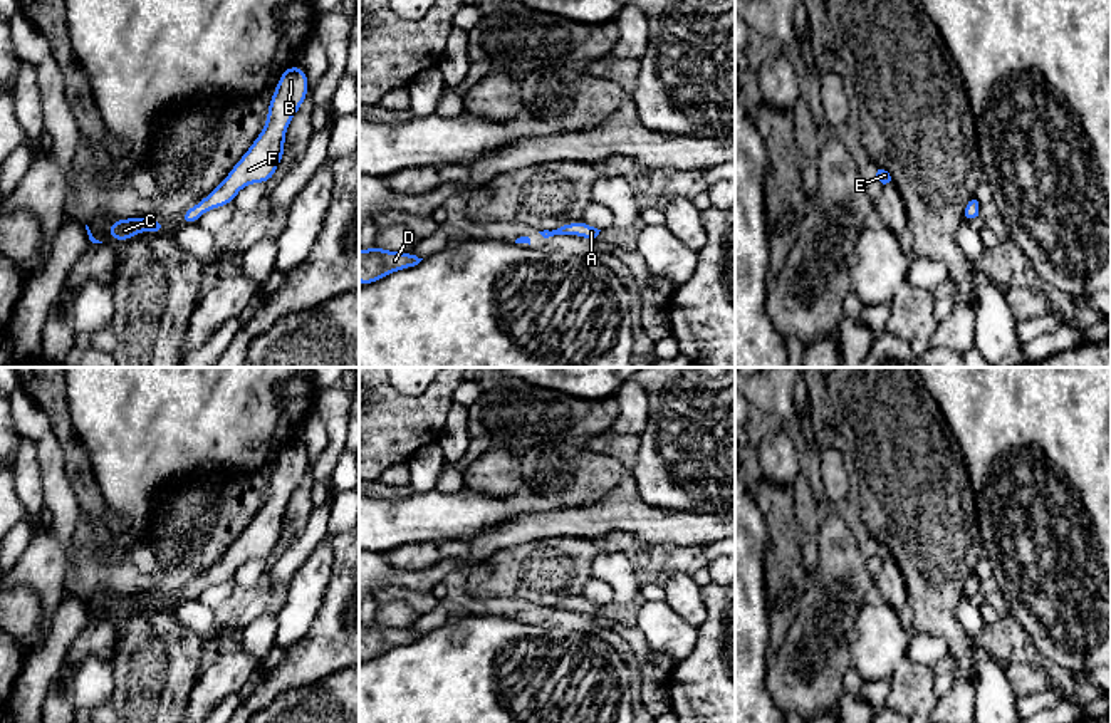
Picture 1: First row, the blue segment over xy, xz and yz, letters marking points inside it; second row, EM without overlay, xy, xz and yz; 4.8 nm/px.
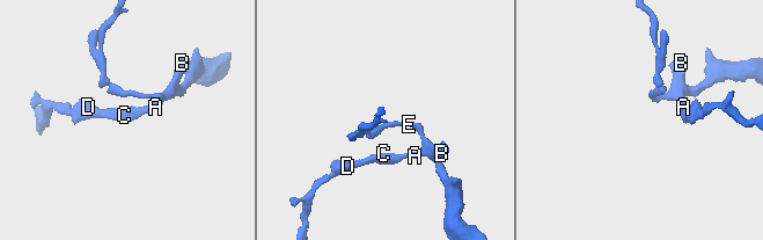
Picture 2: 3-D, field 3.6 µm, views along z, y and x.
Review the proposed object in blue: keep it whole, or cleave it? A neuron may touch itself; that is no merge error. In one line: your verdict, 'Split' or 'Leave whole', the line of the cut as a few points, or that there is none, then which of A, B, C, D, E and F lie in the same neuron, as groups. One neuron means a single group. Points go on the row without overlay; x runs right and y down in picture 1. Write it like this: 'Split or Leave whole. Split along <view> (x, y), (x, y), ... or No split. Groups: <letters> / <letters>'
Leave whole. No split. Groups: A B C D E F

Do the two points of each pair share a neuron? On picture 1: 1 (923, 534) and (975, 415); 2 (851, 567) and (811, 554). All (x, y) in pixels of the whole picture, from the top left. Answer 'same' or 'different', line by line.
1: different
2: different

